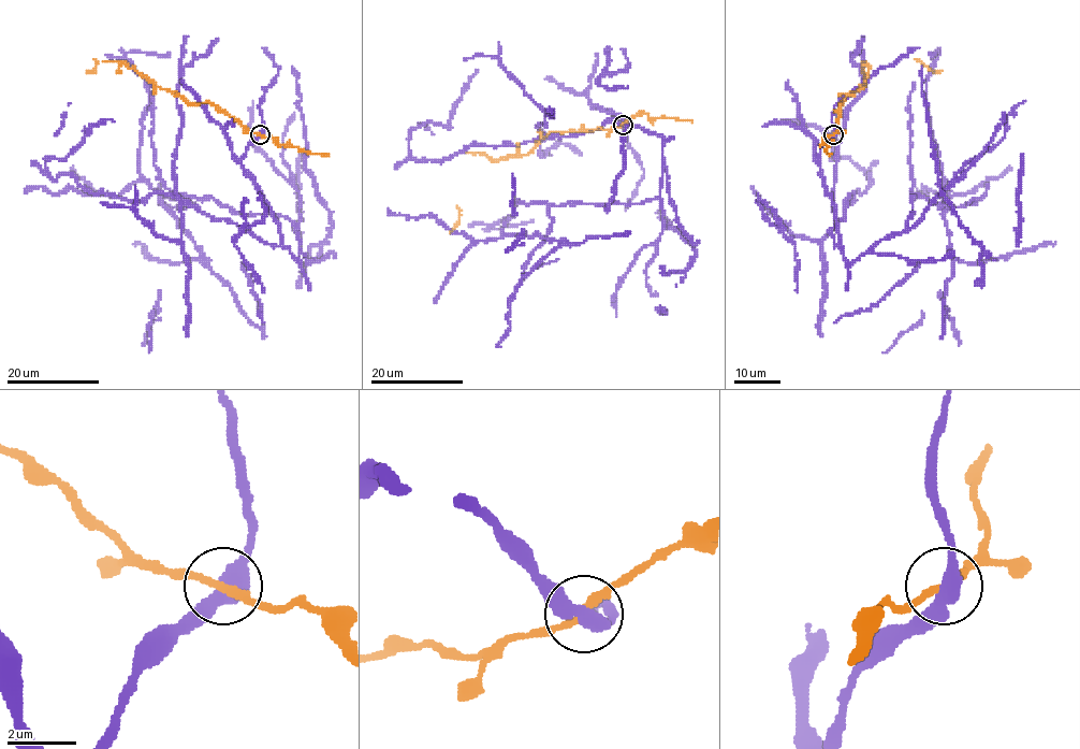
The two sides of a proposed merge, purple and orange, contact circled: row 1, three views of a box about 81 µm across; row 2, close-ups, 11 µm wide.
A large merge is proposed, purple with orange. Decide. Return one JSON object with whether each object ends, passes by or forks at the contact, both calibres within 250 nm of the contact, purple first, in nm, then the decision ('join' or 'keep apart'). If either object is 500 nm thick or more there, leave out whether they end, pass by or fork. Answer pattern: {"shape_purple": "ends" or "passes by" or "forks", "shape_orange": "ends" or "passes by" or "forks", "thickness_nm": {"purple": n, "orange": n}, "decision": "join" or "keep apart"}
{"shape_purple": "passes by", "shape_orange": "passes by", "thickness_nm": {"purple": 480, "orange": 200}, "decision": "keep apart"}

